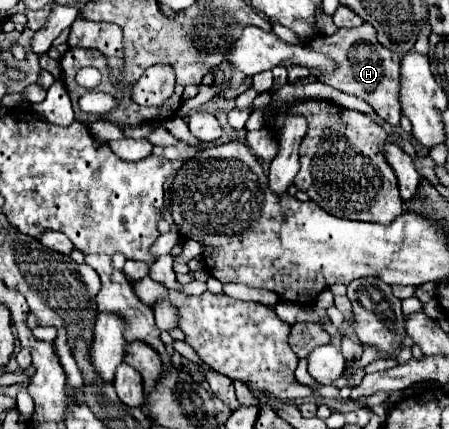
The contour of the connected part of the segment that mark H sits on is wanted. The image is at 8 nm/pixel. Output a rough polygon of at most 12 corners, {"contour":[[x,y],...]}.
{"contour":[[372,24],[318,34],[310,48],[334,60],[316,76],[364,98],[398,126],[400,56]]}

